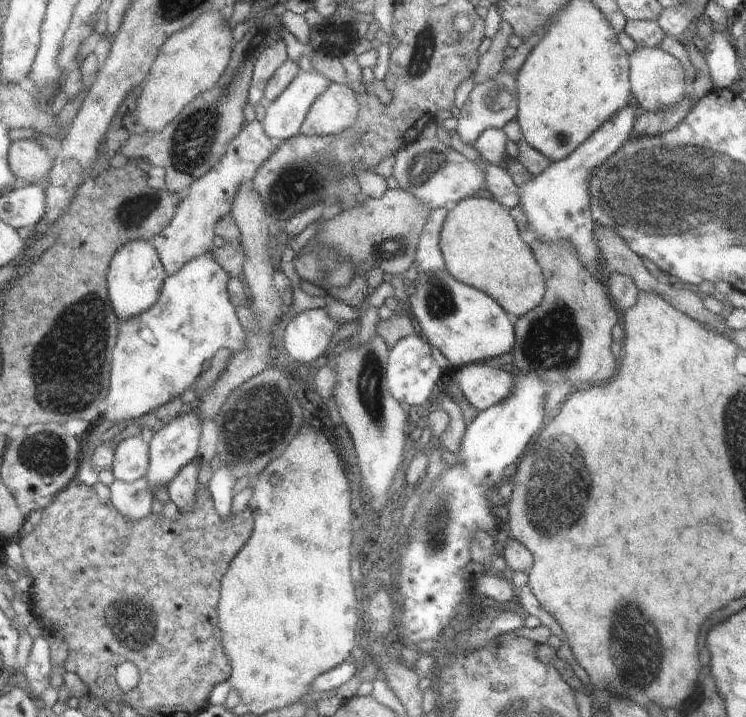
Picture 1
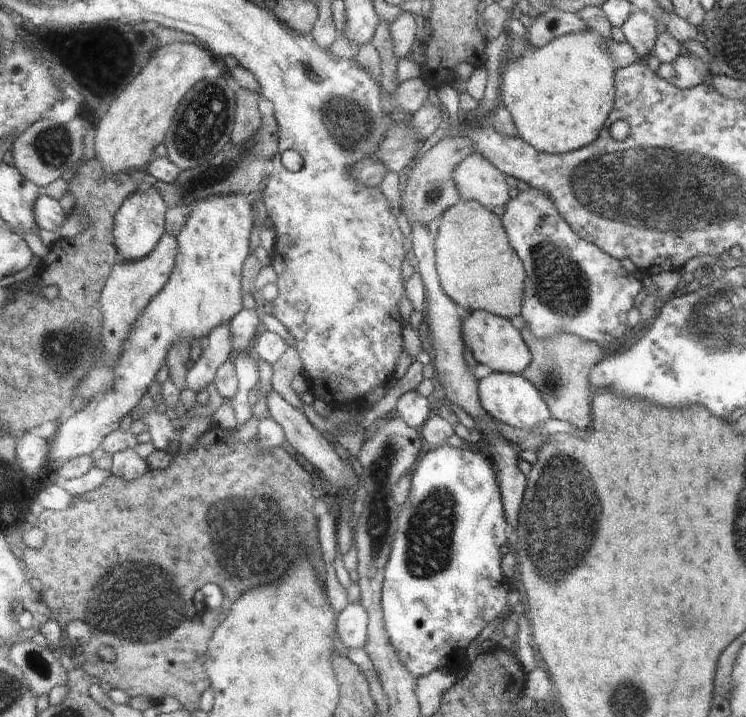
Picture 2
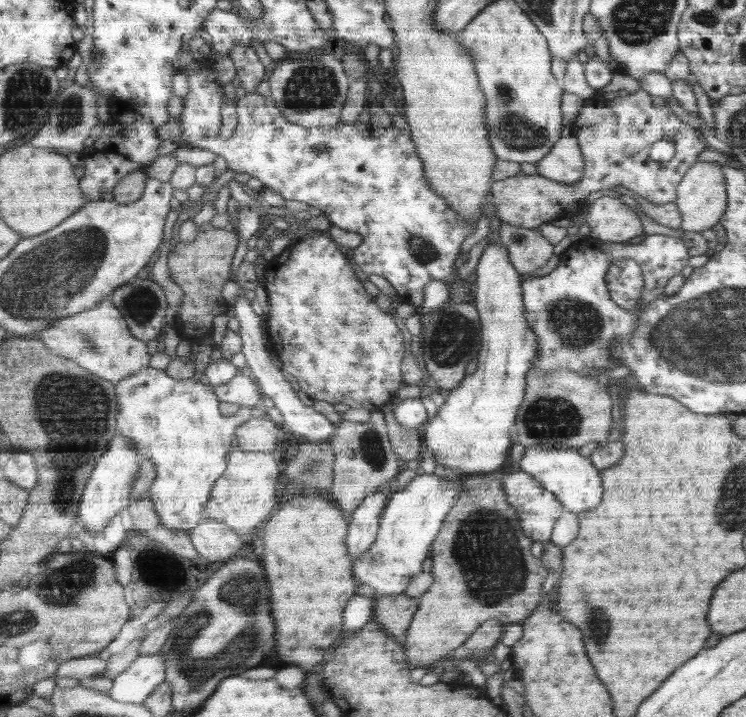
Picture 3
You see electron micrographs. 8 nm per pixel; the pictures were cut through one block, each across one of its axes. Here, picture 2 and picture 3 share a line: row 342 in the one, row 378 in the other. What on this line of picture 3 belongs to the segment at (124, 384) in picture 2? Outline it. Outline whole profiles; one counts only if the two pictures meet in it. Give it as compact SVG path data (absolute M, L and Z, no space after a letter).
M147 368L142 372L123 380L117 392L120 396L120 434L134 438L140 448L140 454L148 460L158 464L158 480L148 493L148 498L154 501L156 513L163 520L163 524L175 530L188 530L192 534L202 522L204 505L210 499L210 491L216 480L226 470L226 454L233 448L234 430L252 418L251 410L239 410L233 415L224 416L219 411L219 400L214 392L215 387L204 385L193 379L178 380L170 376L167 369Z

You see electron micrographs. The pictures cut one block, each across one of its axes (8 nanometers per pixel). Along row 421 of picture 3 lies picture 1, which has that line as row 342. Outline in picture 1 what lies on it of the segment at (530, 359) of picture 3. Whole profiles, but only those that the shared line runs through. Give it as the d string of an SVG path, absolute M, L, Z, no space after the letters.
M446 270L430 276L417 276L409 295L408 311L416 317L425 341L438 348L448 360L451 370L506 356L512 350L514 326L504 307L484 291L458 282Z

